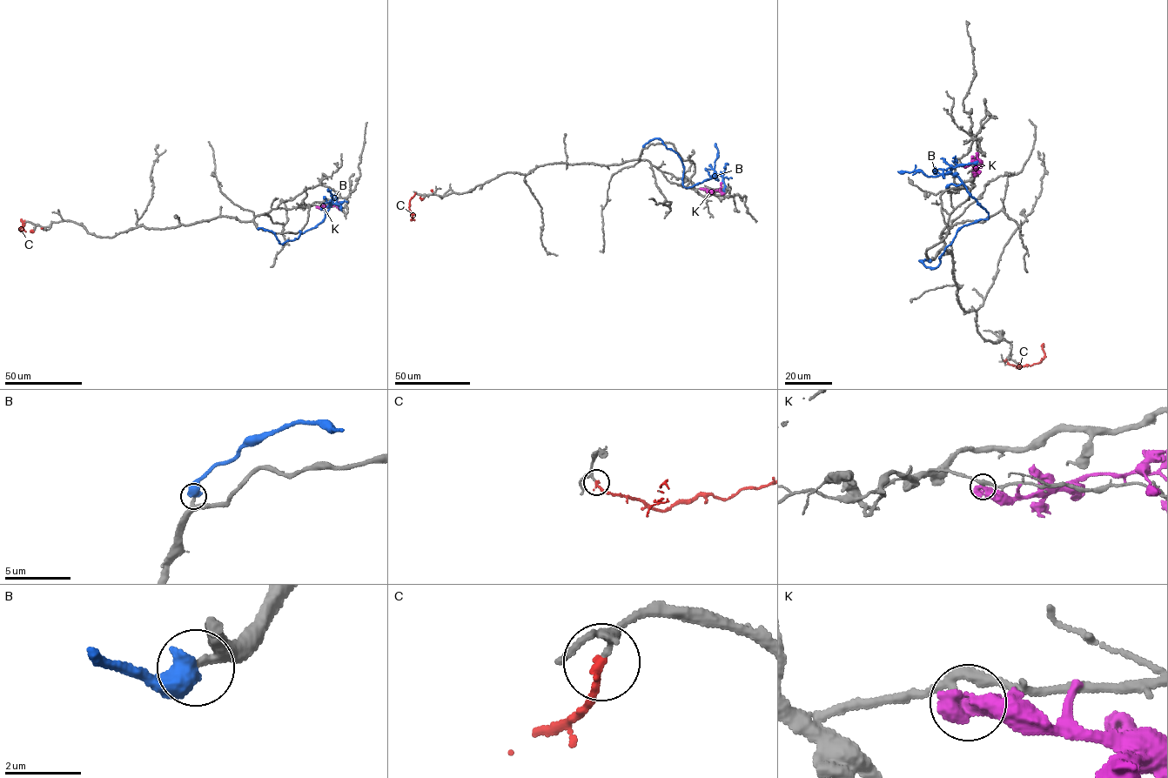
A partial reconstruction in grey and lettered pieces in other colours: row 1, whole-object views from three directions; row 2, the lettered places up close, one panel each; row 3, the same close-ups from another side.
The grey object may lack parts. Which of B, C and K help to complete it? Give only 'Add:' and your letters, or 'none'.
Add: none

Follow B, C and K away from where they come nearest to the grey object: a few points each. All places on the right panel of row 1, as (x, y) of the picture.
B: (931, 260), (919, 260), (936, 267), (956, 232), (988, 214), (956, 176), (897, 171)
C: (1007, 363), (1018, 367), (1040, 363), (1044, 356), (1042, 344)
K: (974, 175), (975, 161), (963, 167)

